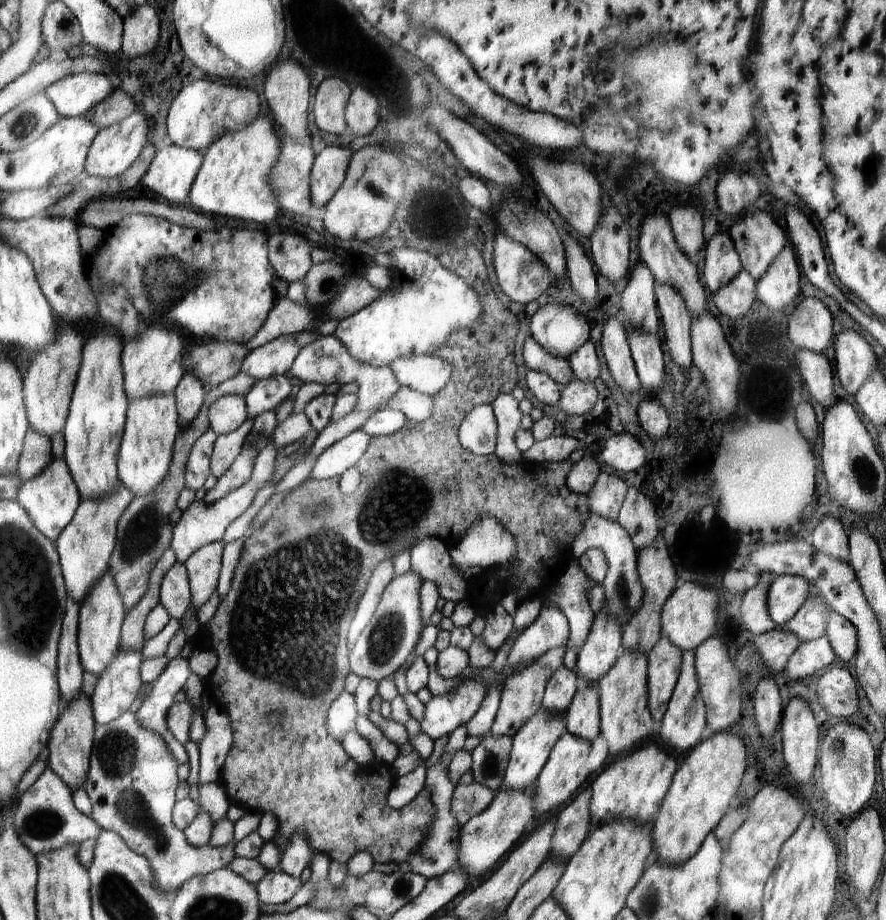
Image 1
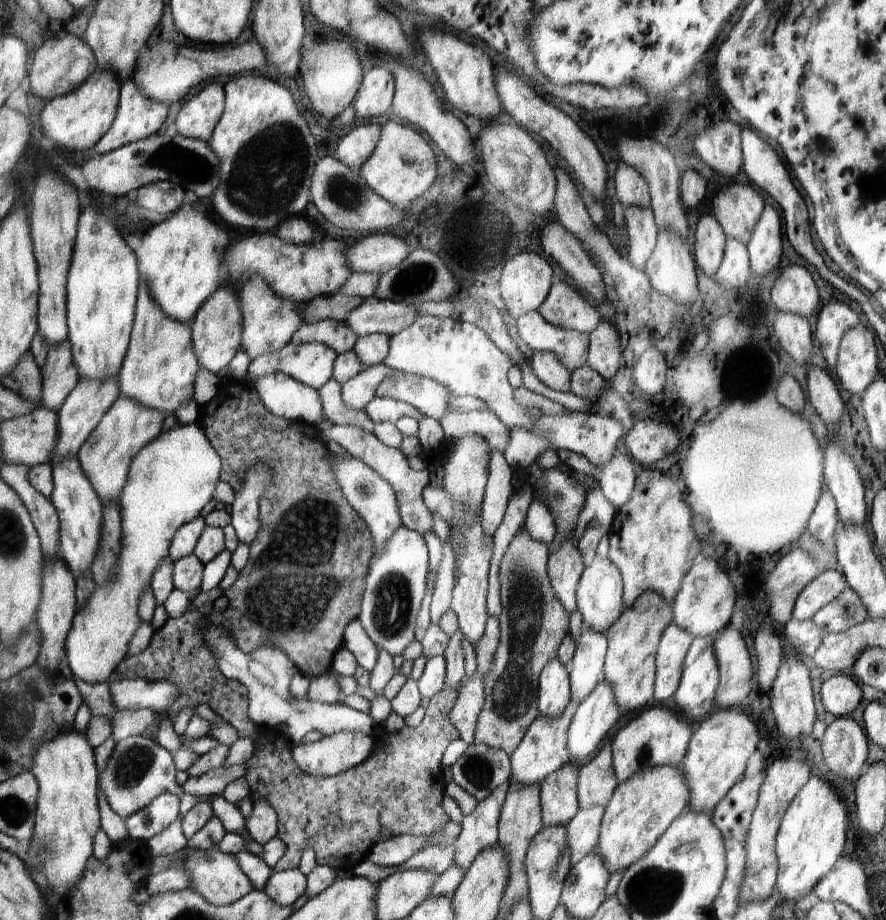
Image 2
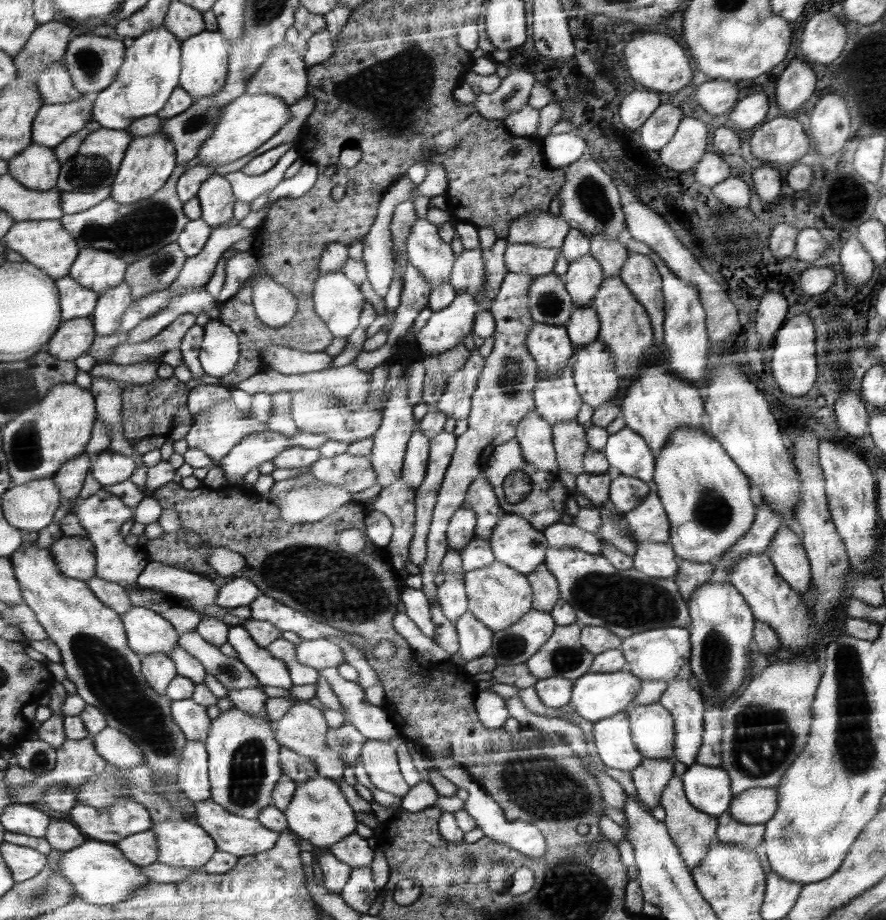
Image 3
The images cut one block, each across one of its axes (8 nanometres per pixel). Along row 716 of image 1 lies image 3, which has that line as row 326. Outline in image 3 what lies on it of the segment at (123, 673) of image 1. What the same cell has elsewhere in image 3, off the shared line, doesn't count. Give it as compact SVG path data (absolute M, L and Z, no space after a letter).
M128 281L121 282L120 285L104 293L93 320L97 337L120 333L123 316L134 301L133 290Z

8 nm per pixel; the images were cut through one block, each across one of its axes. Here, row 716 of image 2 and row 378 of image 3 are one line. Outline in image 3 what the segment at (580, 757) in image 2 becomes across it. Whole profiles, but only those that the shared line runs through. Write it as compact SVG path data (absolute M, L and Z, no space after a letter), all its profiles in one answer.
M599 341L584 348L574 348L571 368L577 392L582 401L593 408L615 402L621 386L625 384L616 375L612 352Z

